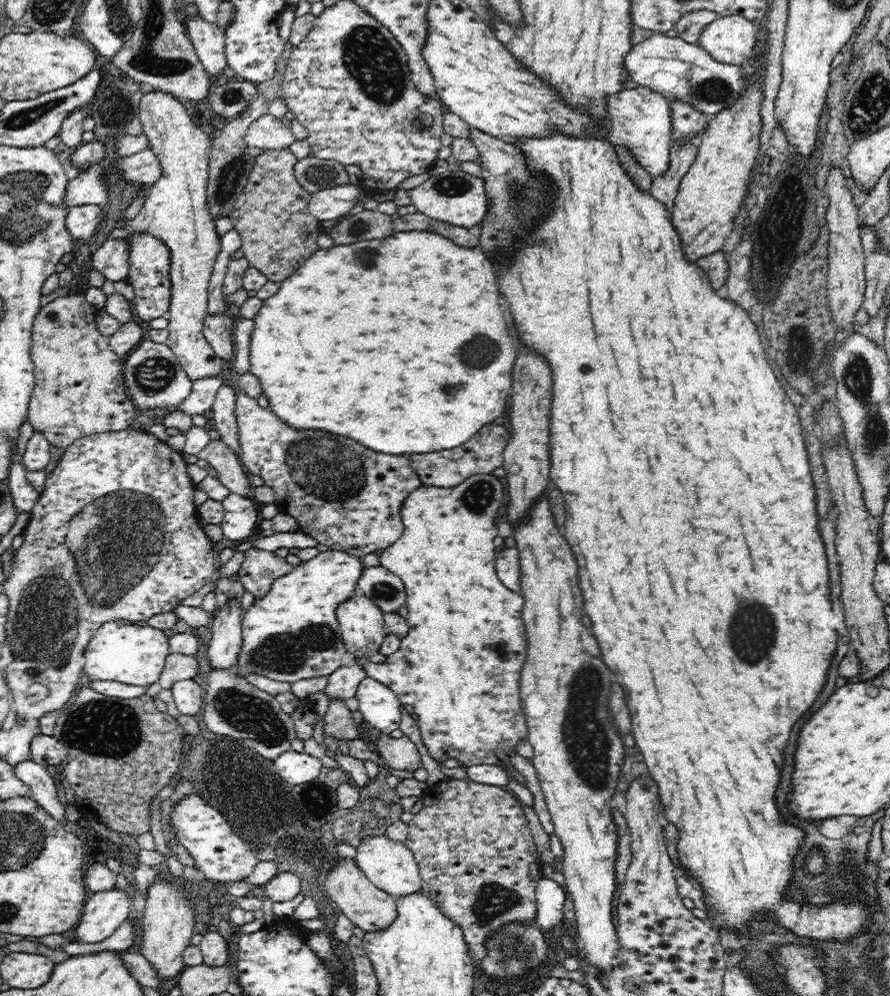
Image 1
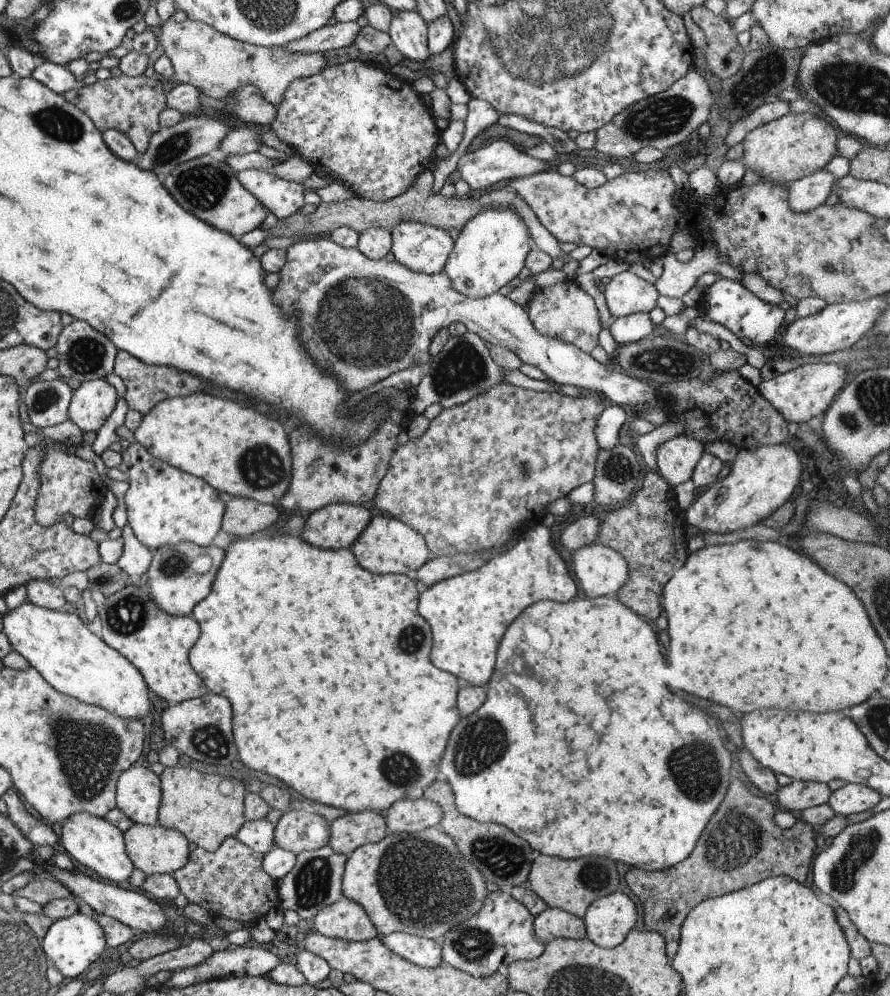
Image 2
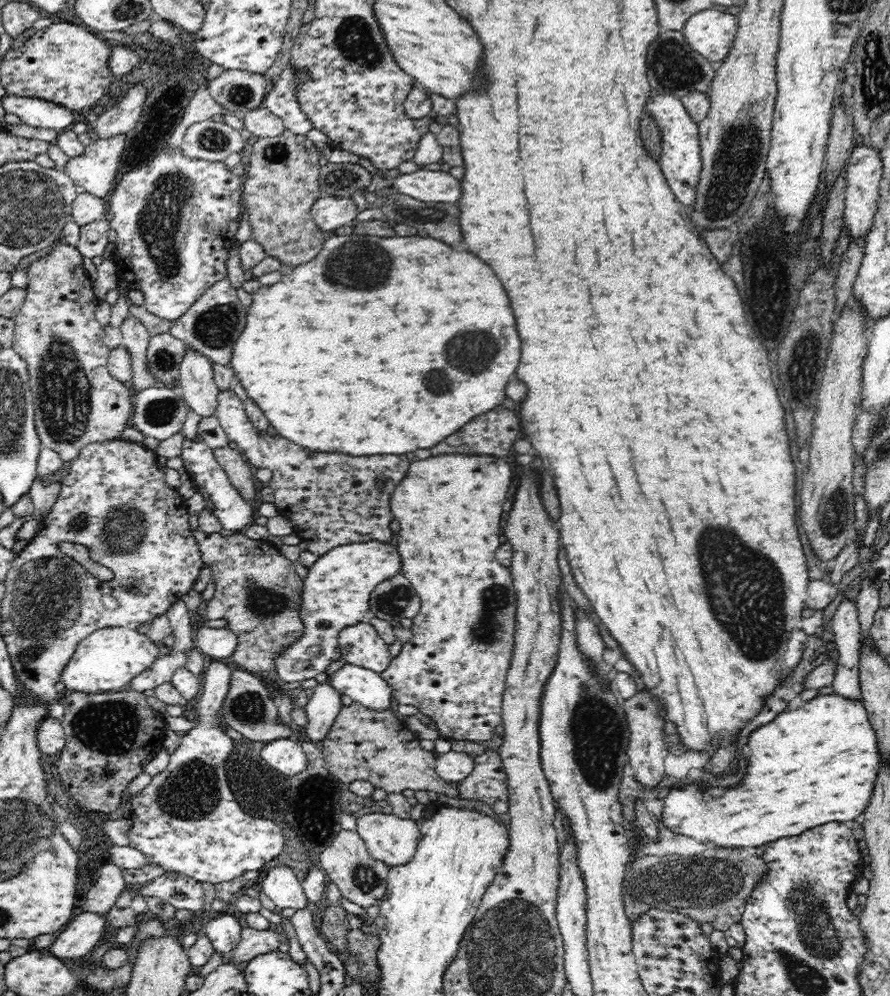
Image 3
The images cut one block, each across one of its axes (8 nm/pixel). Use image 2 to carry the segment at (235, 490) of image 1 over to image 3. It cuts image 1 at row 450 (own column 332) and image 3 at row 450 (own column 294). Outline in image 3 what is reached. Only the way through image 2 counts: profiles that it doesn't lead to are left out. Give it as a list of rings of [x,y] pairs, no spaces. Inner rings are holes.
[[[218,448],[213,450],[215,460],[226,471],[230,483],[238,490],[238,493],[247,501],[256,497],[255,477],[247,464],[243,453],[236,452],[232,448]]]

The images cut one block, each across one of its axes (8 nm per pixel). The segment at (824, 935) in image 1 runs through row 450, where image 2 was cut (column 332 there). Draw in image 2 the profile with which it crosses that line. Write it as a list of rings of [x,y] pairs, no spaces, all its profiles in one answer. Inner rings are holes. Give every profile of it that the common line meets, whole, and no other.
[[[284,531],[279,534],[273,534],[271,536],[265,536],[265,534],[251,534],[251,538],[244,538],[244,540],[235,540],[229,542],[227,548],[223,550],[223,560],[215,572],[215,578],[211,582],[211,588],[209,588],[209,594],[197,602],[191,610],[190,616],[197,622],[199,626],[199,637],[195,640],[195,644],[191,646],[188,653],[188,662],[191,669],[198,675],[198,678],[203,682],[204,688],[207,692],[215,692],[215,694],[221,694],[225,696],[229,702],[231,702],[231,712],[233,712],[233,718],[231,718],[231,724],[233,724],[233,738],[235,738],[235,746],[237,746],[237,754],[241,758],[241,762],[251,768],[251,770],[259,770],[259,772],[265,772],[269,776],[275,776],[277,780],[281,780],[283,784],[287,784],[289,788],[293,788],[297,792],[297,796],[304,799],[318,802],[319,804],[325,804],[334,808],[345,810],[346,813],[362,812],[365,810],[371,810],[383,814],[387,811],[387,808],[393,802],[400,799],[416,800],[422,797],[423,790],[435,780],[438,776],[437,764],[439,764],[439,758],[445,750],[447,745],[447,738],[451,733],[451,728],[459,722],[459,712],[455,708],[455,696],[457,690],[459,690],[459,680],[447,672],[441,671],[429,662],[429,652],[431,651],[431,632],[427,622],[423,618],[419,617],[417,612],[417,598],[420,589],[414,580],[410,580],[406,575],[401,574],[385,574],[385,575],[373,575],[363,568],[358,566],[356,559],[349,549],[319,549],[309,546],[307,542],[304,542],[298,533]]]

